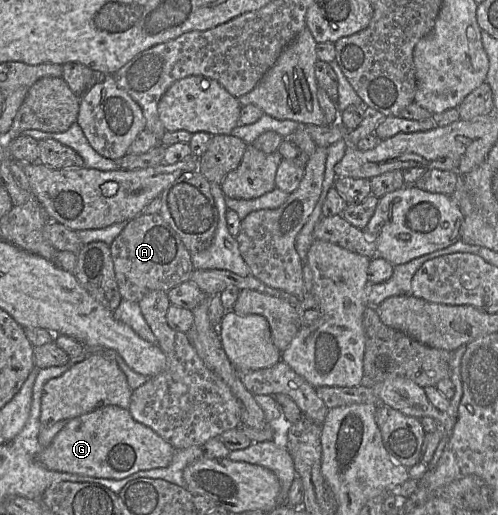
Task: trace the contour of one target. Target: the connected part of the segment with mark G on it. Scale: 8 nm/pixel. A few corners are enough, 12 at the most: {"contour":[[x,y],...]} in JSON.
{"contour":[[127,409],[67,421],[38,461],[119,480],[175,449]]}

